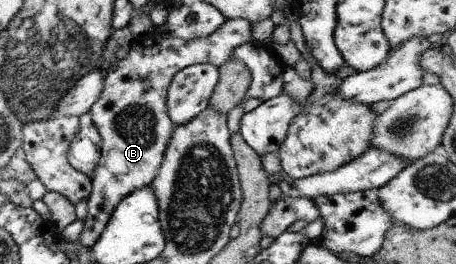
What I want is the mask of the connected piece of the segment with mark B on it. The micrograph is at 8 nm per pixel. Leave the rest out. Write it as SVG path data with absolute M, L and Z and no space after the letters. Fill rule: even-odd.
M227 19L219 26L217 31L209 36L189 40L173 37L171 34L163 33L160 29L154 27L148 34L149 40L151 40L149 44L136 39L131 44L126 58L115 59L110 65L106 65L101 94L88 112L89 116L92 116L101 137L101 154L91 178L92 191L87 200L87 216L84 219L83 232L79 236L82 245L91 248L99 240L110 216L121 200L141 187L149 187L157 176L159 167L163 162L165 149L171 140L175 127L174 122L169 118L166 103L168 88L175 74L196 63L211 63L213 66L219 67L227 62L233 58L233 51L238 46L253 40L252 24L247 19Z

